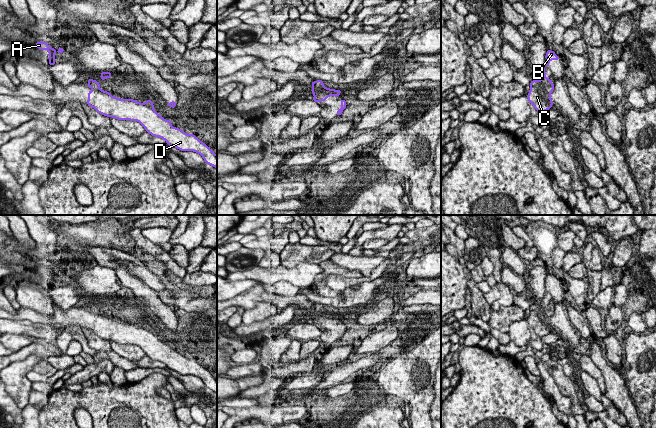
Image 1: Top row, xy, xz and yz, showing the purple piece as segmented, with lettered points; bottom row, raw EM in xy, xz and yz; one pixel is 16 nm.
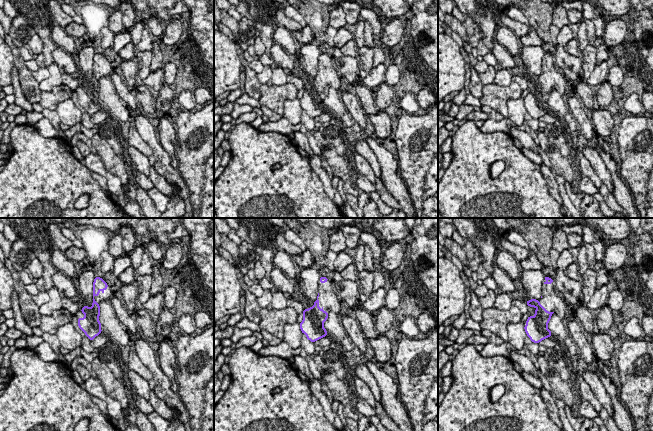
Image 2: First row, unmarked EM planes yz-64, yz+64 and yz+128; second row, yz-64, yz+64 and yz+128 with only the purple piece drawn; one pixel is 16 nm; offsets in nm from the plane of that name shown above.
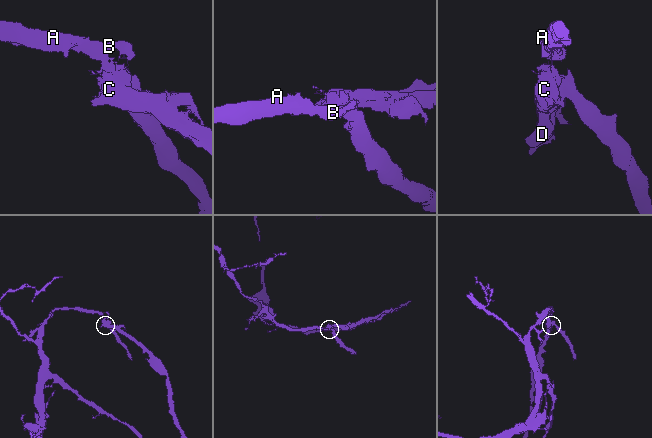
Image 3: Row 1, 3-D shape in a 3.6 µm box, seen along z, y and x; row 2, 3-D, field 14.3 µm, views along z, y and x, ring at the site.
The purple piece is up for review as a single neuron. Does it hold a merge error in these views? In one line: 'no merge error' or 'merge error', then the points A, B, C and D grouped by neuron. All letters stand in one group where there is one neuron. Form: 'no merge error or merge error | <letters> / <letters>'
merge error | A B / C D

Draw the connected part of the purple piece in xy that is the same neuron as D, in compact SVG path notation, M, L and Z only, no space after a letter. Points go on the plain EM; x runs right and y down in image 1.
M98 309L88 316L87 329L98 337L118 344L138 345L152 360L164 363L171 371L181 375L199 377L205 386L217 392L217 379L195 359L186 358L182 353L171 350L171 344L165 344L153 330L153 325L147 324L144 328L137 324L123 323L112 320Z

